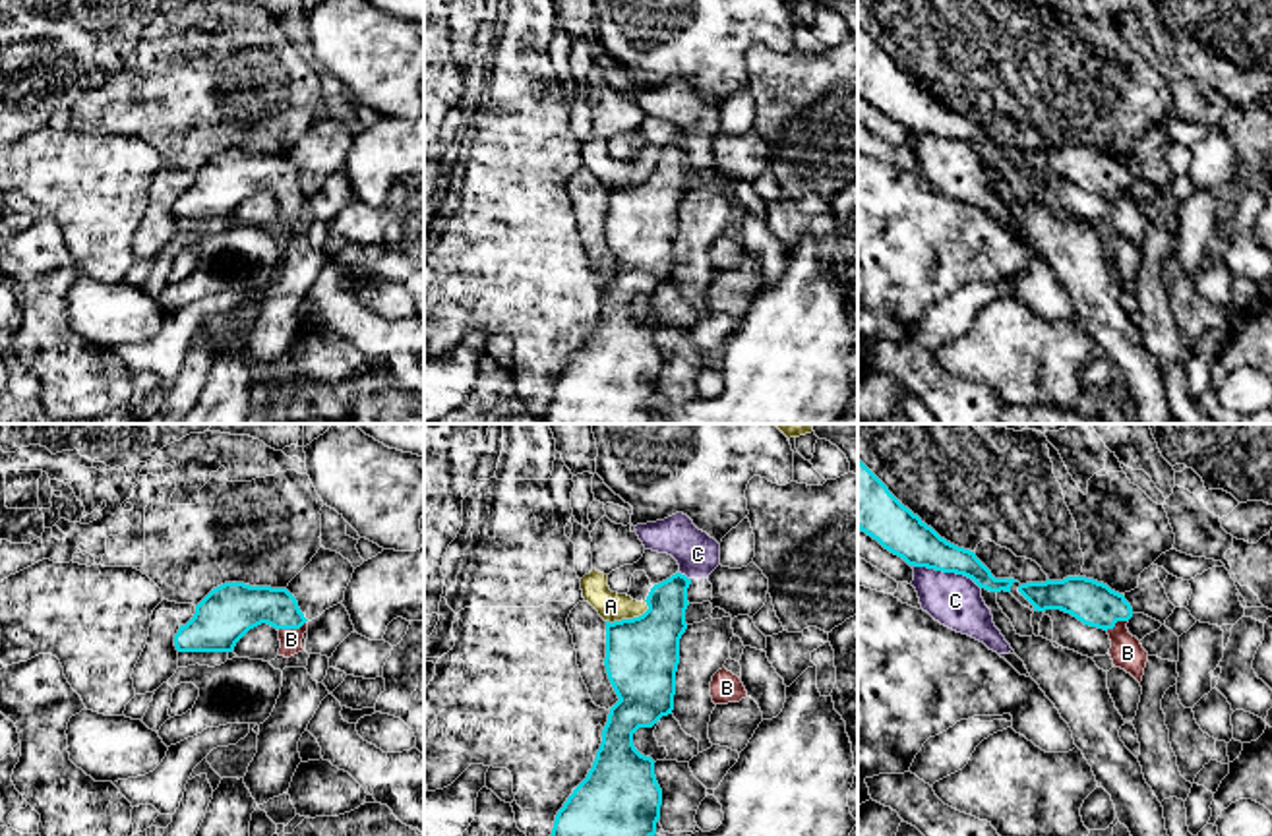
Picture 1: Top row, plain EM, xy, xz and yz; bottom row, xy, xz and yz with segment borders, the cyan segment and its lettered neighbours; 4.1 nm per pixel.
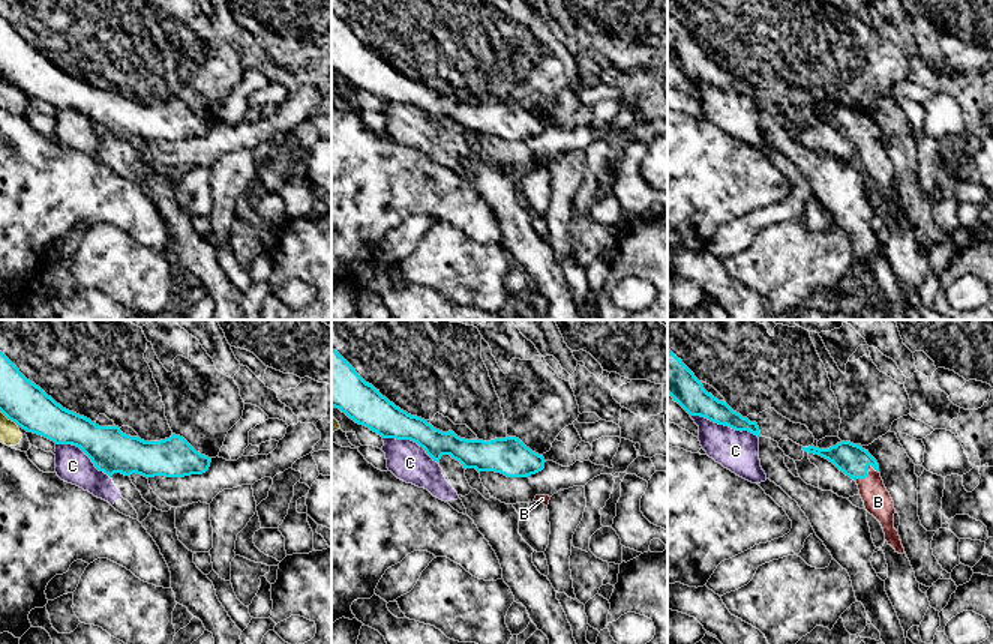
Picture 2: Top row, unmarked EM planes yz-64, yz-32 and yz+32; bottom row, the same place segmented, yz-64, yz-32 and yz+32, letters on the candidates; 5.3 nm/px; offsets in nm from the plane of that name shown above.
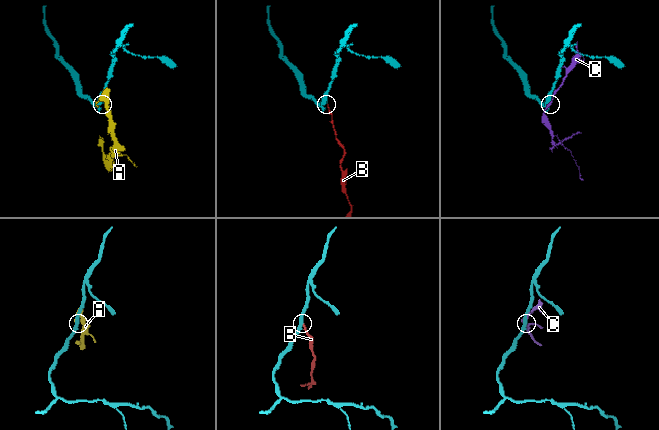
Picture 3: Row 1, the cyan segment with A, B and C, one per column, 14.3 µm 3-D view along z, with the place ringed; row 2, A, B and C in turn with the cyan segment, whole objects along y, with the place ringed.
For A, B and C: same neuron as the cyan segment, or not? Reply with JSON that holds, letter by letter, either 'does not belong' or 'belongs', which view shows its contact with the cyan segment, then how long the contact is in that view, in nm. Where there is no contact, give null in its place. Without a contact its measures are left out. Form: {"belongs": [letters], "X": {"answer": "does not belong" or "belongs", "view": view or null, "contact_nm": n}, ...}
{"belongs": ["B"], "A": {"answer": "does not belong", "view": "xz", "contact_nm": 200}, "B": {"answer": "belongs", "view": "xy", "contact_nm": 130}, "C": {"answer": "does not belong", "view": "yz", "contact_nm": 320}}

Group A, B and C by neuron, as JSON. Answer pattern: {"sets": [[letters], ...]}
{"sets": [["A"], ["B"], ["C"]]}

